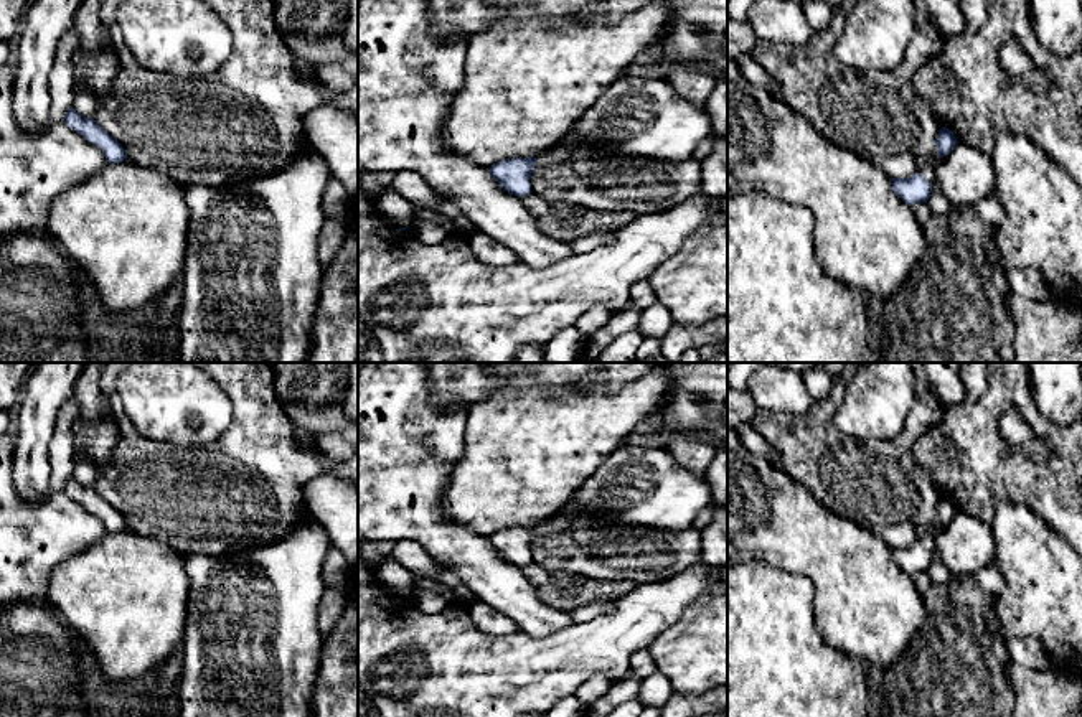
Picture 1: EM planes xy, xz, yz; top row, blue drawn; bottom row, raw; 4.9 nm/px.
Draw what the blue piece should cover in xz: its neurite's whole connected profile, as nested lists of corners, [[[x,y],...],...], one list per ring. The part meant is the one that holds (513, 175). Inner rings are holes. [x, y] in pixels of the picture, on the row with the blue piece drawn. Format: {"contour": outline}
{"contour": [[[623,74],[586,110],[557,147],[538,157],[493,163],[488,171],[505,191],[523,198],[531,191],[529,178],[534,168],[569,162],[577,145],[590,145],[600,150],[604,157],[614,158],[650,157],[684,162],[709,137],[713,137],[713,129],[706,109],[684,101],[670,81]]]}

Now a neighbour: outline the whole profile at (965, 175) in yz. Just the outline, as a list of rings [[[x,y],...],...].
[[[963,142],[937,162],[932,183],[952,204],[976,204],[996,196],[996,175],[990,155]]]

